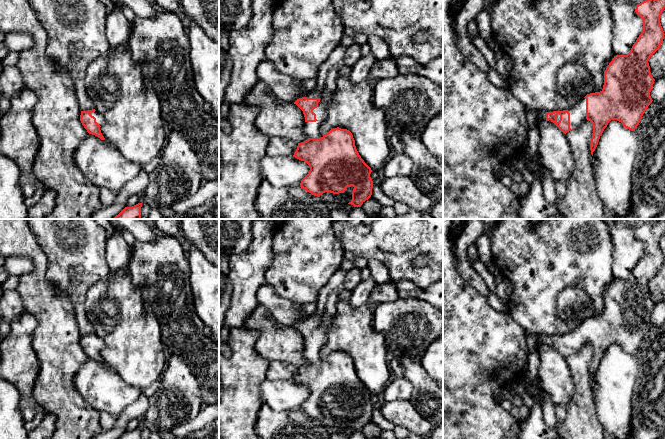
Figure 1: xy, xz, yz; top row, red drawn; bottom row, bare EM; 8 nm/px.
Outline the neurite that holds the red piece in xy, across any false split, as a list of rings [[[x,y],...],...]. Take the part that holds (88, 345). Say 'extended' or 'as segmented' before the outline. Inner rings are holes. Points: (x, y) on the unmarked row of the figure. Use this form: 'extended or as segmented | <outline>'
extended | [[[95,334],[81,335],[80,345],[89,358],[105,364],[100,351],[104,347],[103,341]]]

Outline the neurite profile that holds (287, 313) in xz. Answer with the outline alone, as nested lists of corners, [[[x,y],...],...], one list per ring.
[[[267,284],[258,289],[257,301],[281,325],[292,326],[305,321],[302,317],[303,305],[278,296],[273,288]]]

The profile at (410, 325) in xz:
[[[399,297],[392,302],[378,303],[372,322],[376,331],[385,334],[388,349],[398,358],[423,354],[433,342],[443,338],[443,311],[417,298]]]

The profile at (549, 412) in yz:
[[[545,394],[543,398],[542,410],[546,424],[551,428],[556,429],[557,416],[556,416],[555,405],[553,404],[551,398],[547,394]]]

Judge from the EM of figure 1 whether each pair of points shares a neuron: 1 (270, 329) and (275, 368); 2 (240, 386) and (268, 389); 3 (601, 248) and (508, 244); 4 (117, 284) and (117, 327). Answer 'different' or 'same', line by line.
1: different
2: different
3: same
4: same

